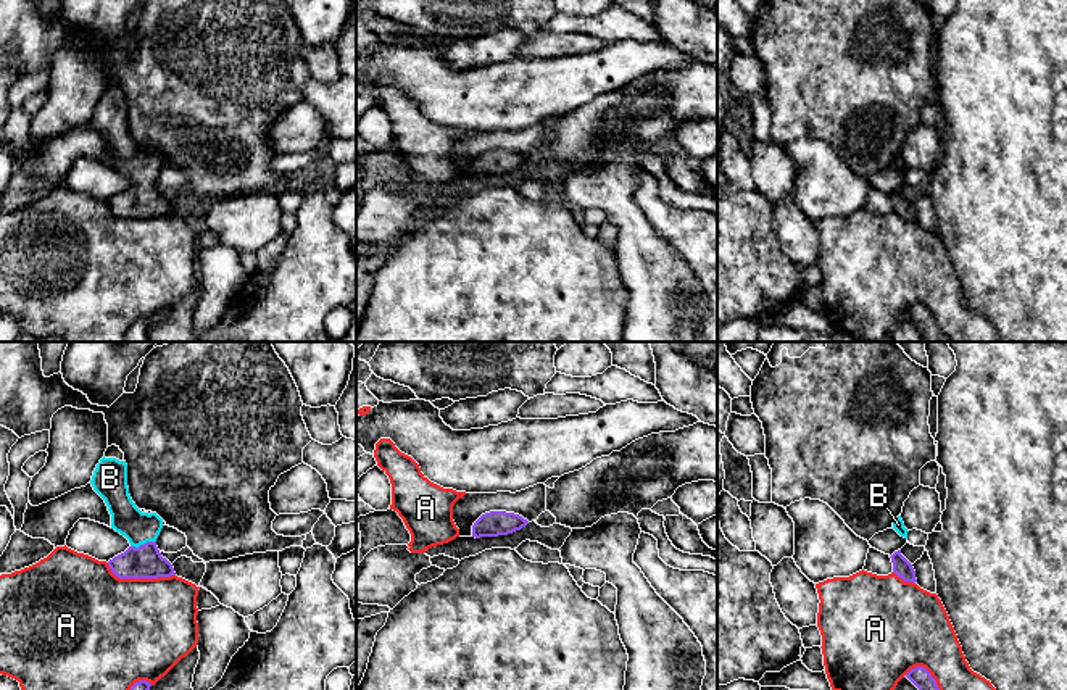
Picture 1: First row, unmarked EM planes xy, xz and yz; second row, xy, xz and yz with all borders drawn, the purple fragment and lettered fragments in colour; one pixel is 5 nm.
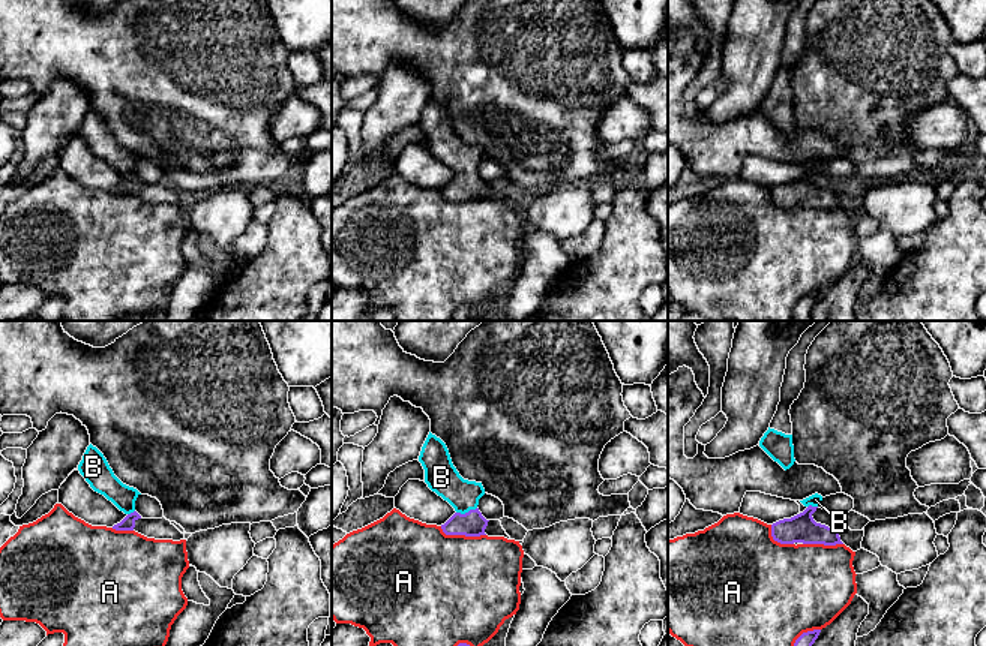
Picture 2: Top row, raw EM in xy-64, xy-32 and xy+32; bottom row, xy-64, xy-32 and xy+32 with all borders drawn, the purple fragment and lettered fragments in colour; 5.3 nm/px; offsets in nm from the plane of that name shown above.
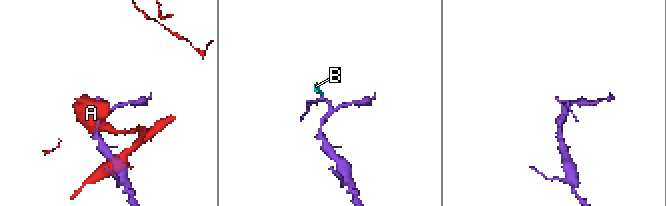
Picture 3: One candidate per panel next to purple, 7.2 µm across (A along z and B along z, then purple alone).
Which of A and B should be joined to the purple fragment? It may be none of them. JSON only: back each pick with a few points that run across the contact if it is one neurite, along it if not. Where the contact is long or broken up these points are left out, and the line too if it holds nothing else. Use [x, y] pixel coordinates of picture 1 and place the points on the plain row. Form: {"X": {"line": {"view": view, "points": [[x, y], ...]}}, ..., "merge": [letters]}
{"B": {"line": {"view": "xy", "points": [[145, 200], [144, 182], [139, 166]]}}, "merge": ["B"]}

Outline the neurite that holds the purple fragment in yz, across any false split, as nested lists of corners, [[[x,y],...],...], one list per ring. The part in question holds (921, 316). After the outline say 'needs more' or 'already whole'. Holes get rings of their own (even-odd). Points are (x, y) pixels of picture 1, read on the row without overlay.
[[[917,305],[911,308],[906,316],[919,327],[924,342],[949,342],[948,337],[940,330],[936,319],[925,306]]]; already whole

